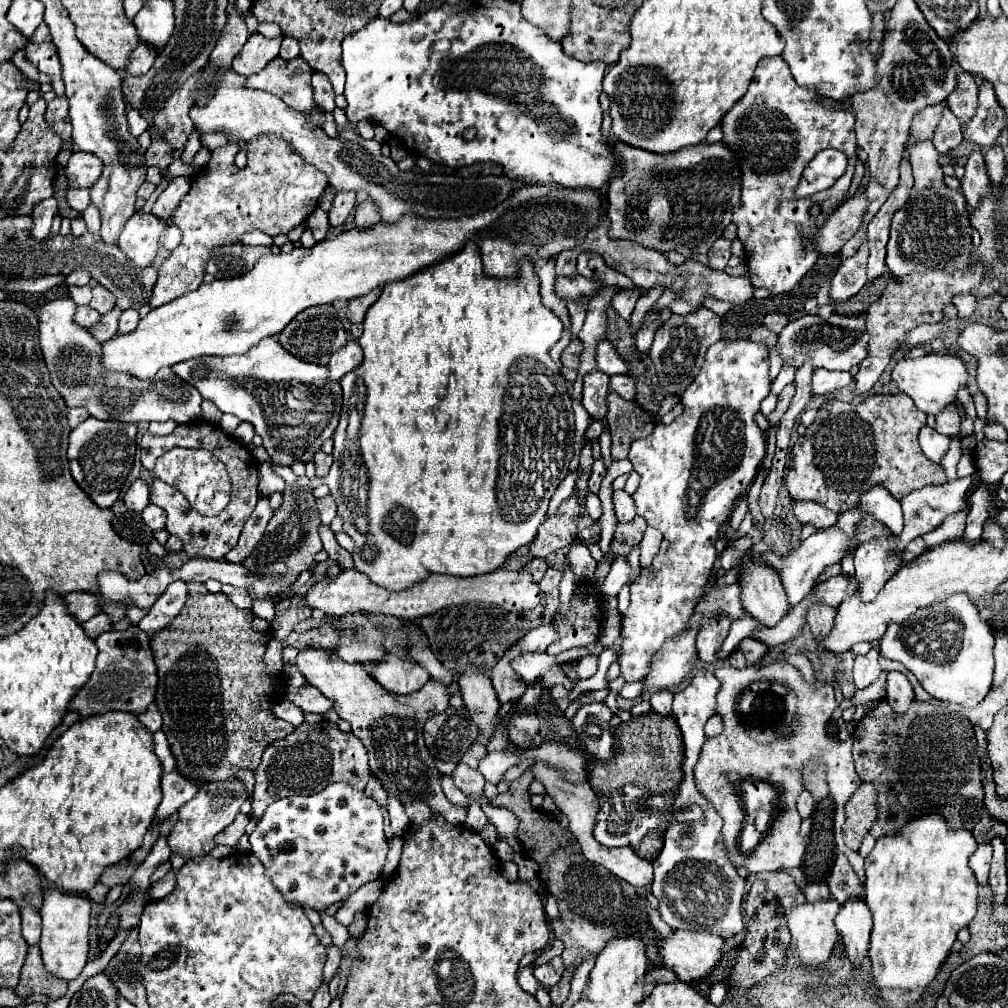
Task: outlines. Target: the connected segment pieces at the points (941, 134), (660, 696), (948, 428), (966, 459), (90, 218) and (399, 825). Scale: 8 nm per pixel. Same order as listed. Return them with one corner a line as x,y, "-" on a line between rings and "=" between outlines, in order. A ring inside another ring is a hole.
948,108
944,110
944,118
940,120
940,124
936,126
932,142
934,142
934,146
938,148
938,152
941,154
956,148
962,142
958,118
=
658,690
652,694
650,698
650,704
652,704
652,710
662,714
662,716
668,716
672,712
672,692
668,690
=
958,404
946,406
946,410
940,410
936,414
936,432
946,434
946,436
956,436
960,426
960,408
=
962,454
960,462
958,462
958,476
960,478
966,478
966,476
974,476
976,472
976,466
974,466
974,460
970,454
=
90,204
84,212
82,212
82,218
84,222
88,224
88,230
90,232
98,232
100,230
100,214
98,214
98,208
94,204
=
388,796
386,808
388,808
388,814
390,814
390,824
392,824
394,836
402,836
408,828
408,816
406,816
400,800
394,798
394,796

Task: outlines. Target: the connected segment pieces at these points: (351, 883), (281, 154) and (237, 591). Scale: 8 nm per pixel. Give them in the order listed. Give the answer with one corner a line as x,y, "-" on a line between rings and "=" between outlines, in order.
334,782
318,794
290,796
272,802
260,818
256,830
250,834
252,854
258,856
266,868
266,876
272,878
274,886
288,902
296,902
302,908
316,908
320,912
334,902
346,900
362,884
378,878
388,852
382,822
384,818
380,808
372,798
346,782
=
264,134
250,140
244,146
248,154
248,164
246,168
238,168
234,164
232,156
232,144
226,144
222,148
212,150
212,158
202,168
198,174
192,176
190,180
190,192
184,196
184,200
178,204
178,208
172,212
172,224
176,224
182,232
182,240
176,250
162,262
158,268
158,280
152,292
150,308
158,308
166,302
172,302
174,298
182,296
188,290
196,290
204,282
206,274
206,262
210,260
212,250
218,246
228,246
228,244
238,244
242,242
242,236
254,230
266,232
268,236
278,236
278,234
290,234
294,228
306,222
306,218
314,212
318,206
318,198
322,192
328,188
328,178
315,166
304,162
294,152
286,142
264,142
=
222,586
222,592
242,610
252,610
252,598
248,596
246,588
234,588
234,586

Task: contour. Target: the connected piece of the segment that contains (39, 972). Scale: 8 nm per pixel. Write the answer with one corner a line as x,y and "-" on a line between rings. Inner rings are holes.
30,946
28,954
26,954
26,962
22,966
22,974
20,974
20,982
16,986
18,996
32,996
32,994
46,994
48,998
56,1000
62,998
66,994
68,982
54,978
42,964
40,958
40,948
38,946

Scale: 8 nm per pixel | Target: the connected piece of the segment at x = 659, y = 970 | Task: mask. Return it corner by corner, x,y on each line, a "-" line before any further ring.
650,966
646,972
646,984
644,984
644,994
648,996
658,984
668,984
668,982
676,982
676,976
672,970
666,970
664,966

